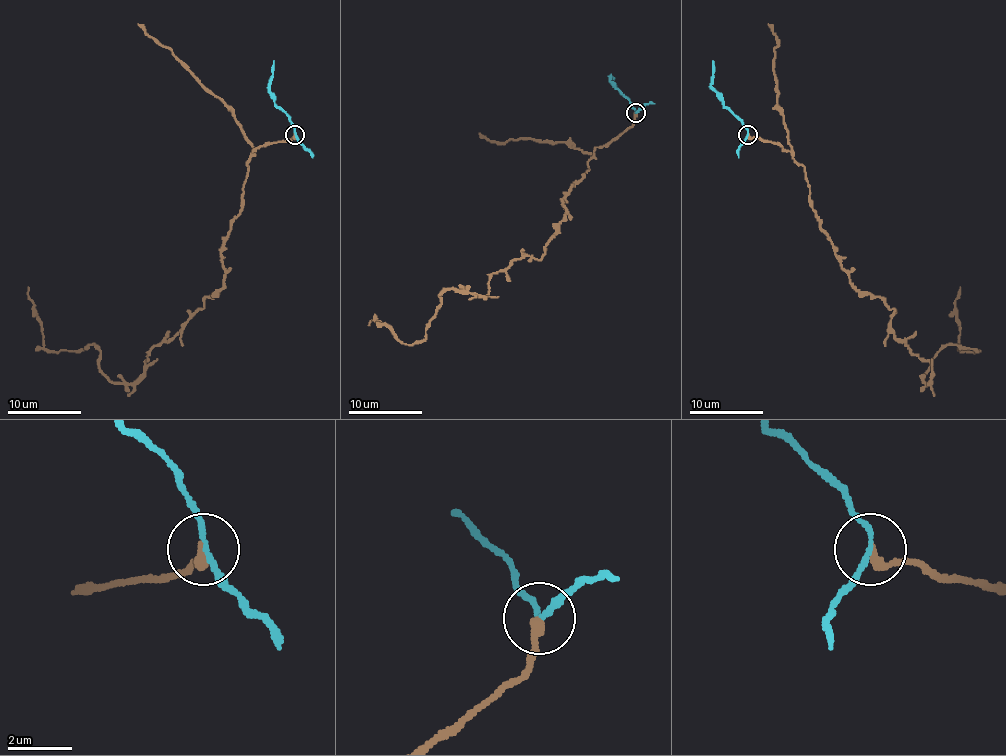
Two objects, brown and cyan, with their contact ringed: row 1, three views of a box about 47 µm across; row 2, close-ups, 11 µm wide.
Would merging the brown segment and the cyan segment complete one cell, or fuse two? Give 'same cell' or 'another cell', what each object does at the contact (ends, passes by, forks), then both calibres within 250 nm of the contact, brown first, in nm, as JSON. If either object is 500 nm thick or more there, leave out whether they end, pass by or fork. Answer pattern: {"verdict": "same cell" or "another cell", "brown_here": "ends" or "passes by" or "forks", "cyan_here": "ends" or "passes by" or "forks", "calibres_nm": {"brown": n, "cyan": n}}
{"verdict": "another cell", "brown_here": "ends", "cyan_here": "passes by", "calibres_nm": {"brown": 320, "cyan": 150}}

